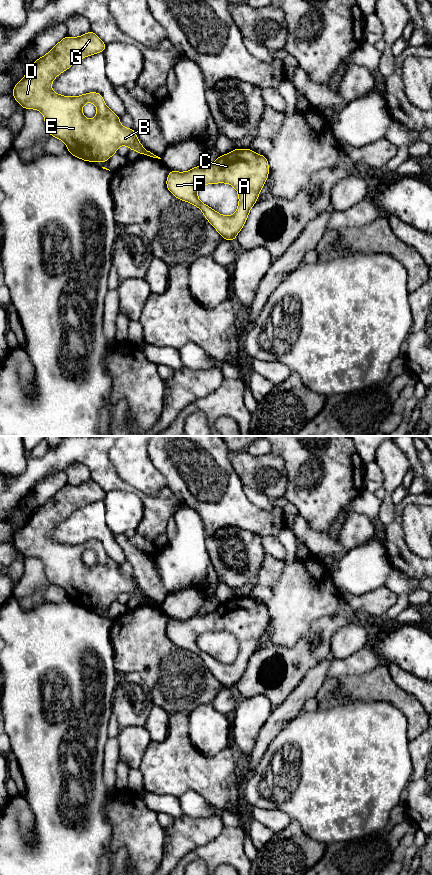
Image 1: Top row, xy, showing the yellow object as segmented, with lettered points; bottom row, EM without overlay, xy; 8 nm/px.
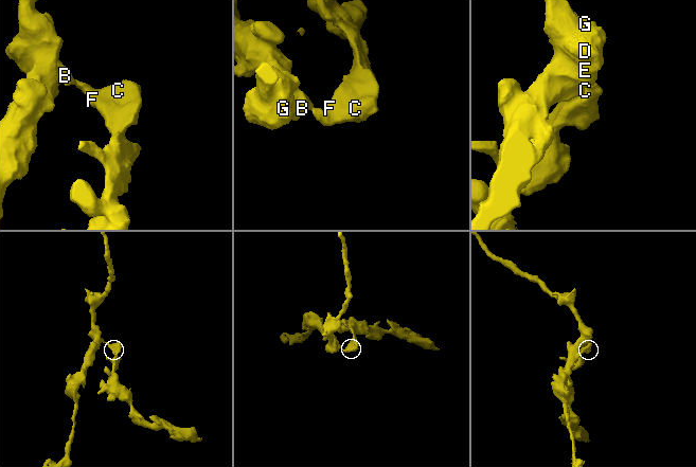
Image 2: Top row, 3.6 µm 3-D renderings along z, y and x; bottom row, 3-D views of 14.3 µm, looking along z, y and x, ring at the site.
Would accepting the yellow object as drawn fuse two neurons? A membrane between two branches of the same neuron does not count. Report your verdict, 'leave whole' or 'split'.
split

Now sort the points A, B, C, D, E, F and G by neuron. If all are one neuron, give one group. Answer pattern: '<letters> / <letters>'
A C F / B D E G

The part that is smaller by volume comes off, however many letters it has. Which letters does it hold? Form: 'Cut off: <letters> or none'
Cut off: A, C, F

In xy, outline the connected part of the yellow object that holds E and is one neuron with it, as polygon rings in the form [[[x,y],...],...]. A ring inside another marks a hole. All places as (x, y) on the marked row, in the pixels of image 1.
[[[92,31],[76,38],[66,36],[45,56],[38,58],[13,88],[13,97],[18,104],[24,109],[39,110],[45,117],[45,127],[49,134],[62,140],[71,155],[88,162],[106,162],[121,145],[126,145],[141,155],[146,154],[146,149],[139,142],[134,129],[122,126],[119,122],[120,117],[106,106],[101,94],[90,92],[69,97],[59,95],[51,89],[51,83],[60,73],[86,56],[104,52],[105,48],[106,44]],[[86,102],[92,102],[97,107],[97,115],[92,120],[87,119],[82,113],[82,107]]]

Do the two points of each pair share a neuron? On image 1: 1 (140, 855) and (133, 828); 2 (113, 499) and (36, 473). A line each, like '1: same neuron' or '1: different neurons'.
1: same neuron
2: different neurons

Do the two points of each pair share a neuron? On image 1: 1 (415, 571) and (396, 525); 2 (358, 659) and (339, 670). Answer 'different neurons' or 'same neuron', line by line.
1: same neuron
2: same neuron

